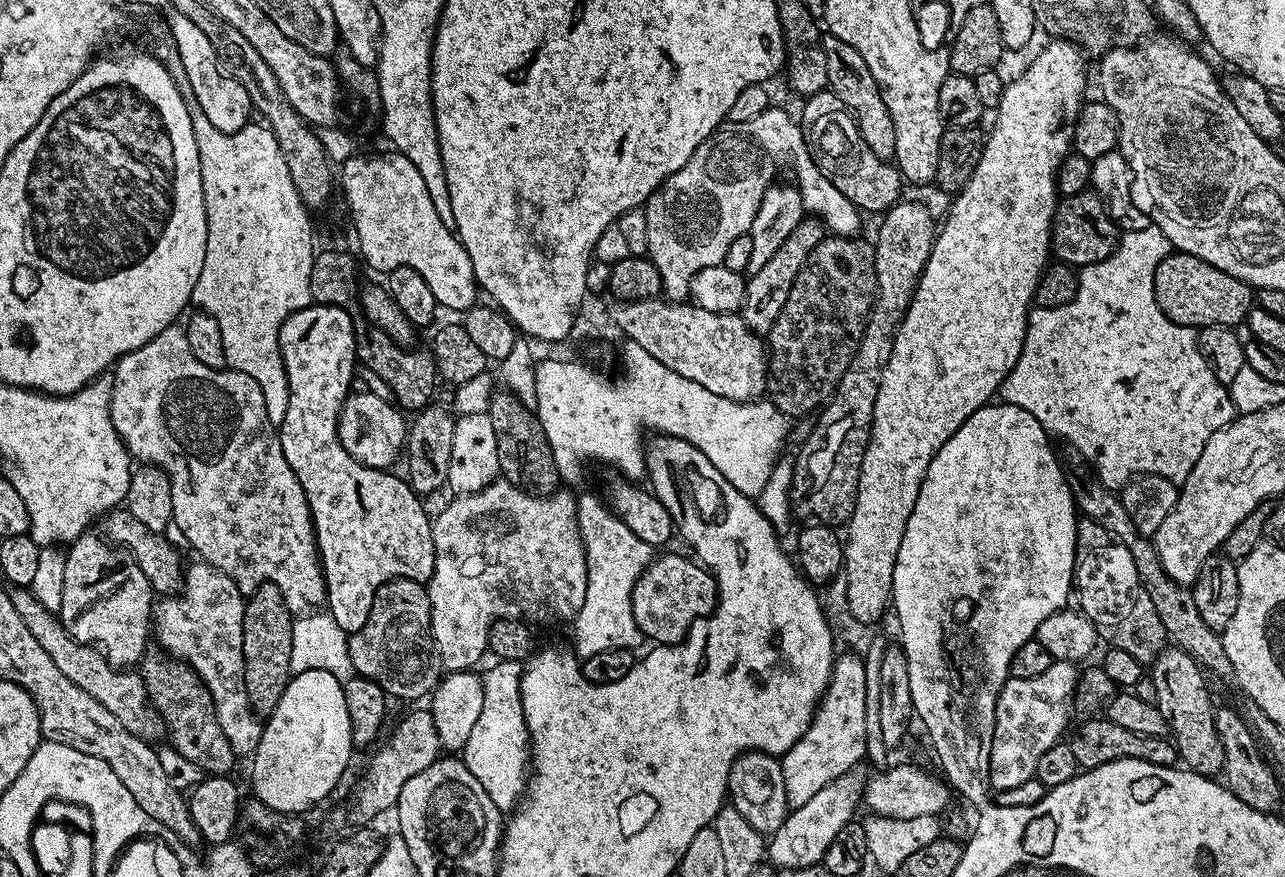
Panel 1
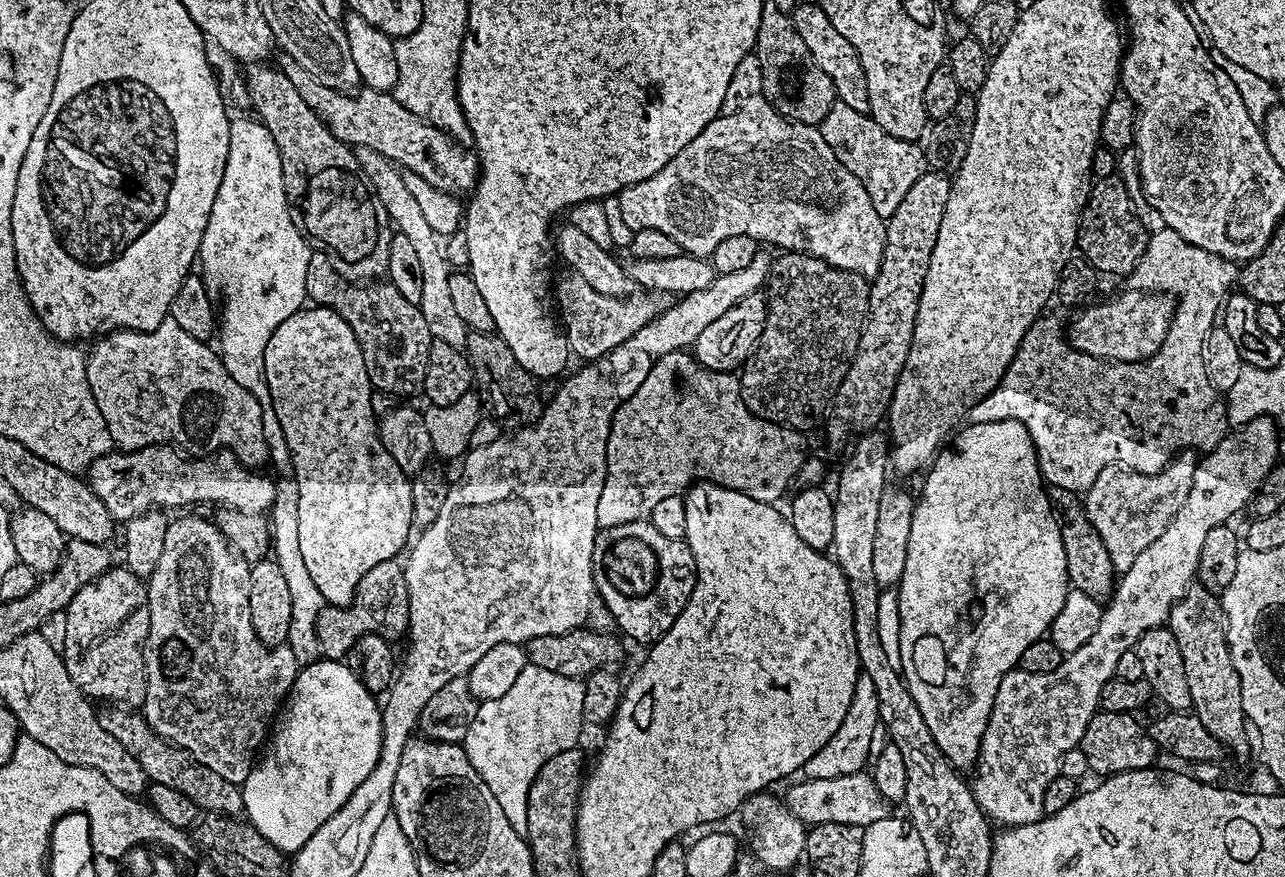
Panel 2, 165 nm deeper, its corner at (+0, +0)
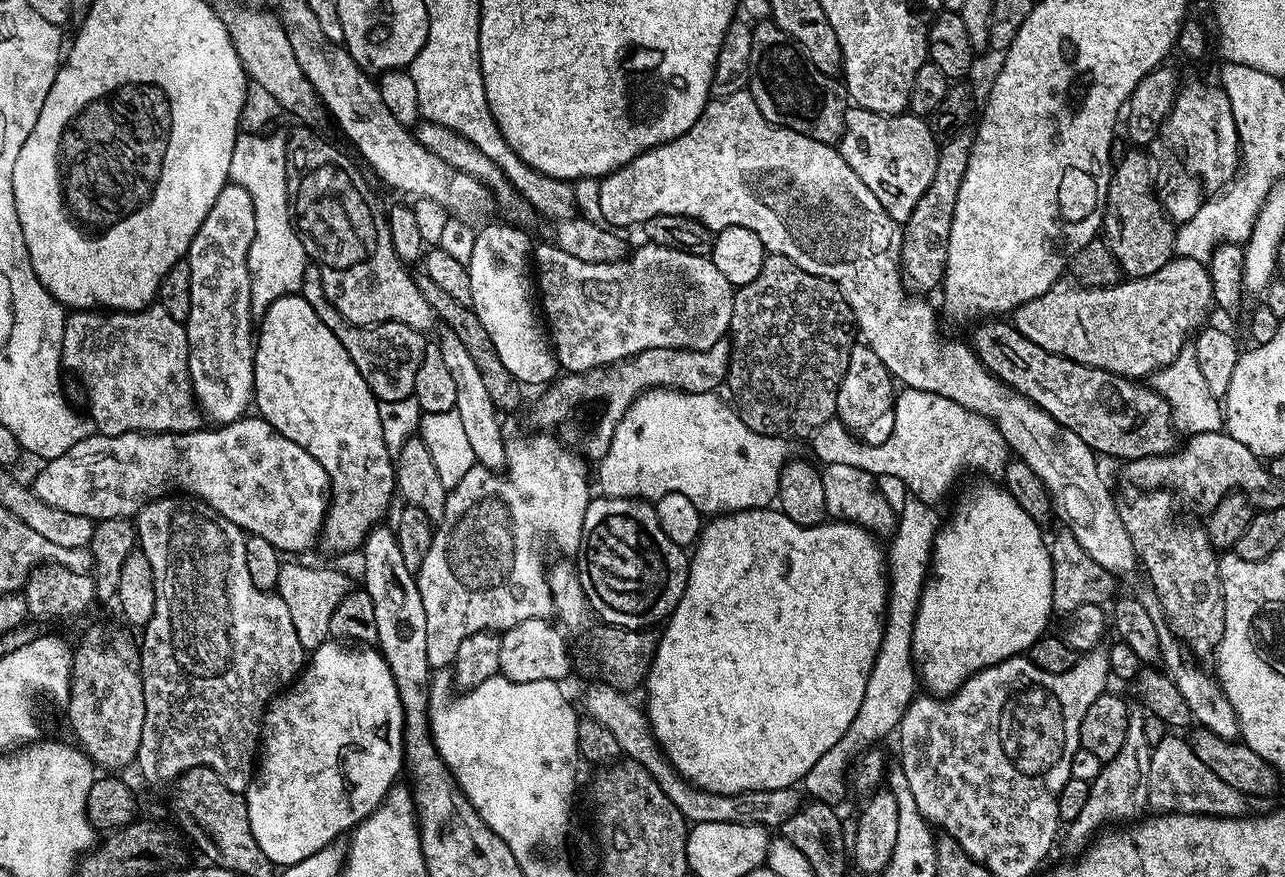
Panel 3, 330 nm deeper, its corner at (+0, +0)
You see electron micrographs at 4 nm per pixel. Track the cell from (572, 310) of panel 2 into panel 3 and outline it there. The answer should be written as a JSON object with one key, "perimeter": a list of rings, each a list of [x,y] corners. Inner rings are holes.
{"perimeter":[[[647,242],[641,243],[641,245],[637,252],[635,249],[631,255],[618,262],[582,262],[582,258],[574,258],[574,254],[566,254],[566,250],[557,248],[555,243],[537,243],[535,245],[534,272],[538,277],[538,300],[542,305],[542,316],[546,321],[547,331],[550,333],[550,343],[556,354],[557,365],[565,373],[589,372],[591,368],[603,368],[609,364],[627,360],[629,356],[636,356],[642,350],[650,350],[651,348],[706,350],[729,335],[732,327],[734,286],[730,282],[726,282],[725,276],[719,272],[718,266],[714,266],[711,258],[698,254],[686,254],[682,250],[674,250],[670,246],[658,246]]]}

